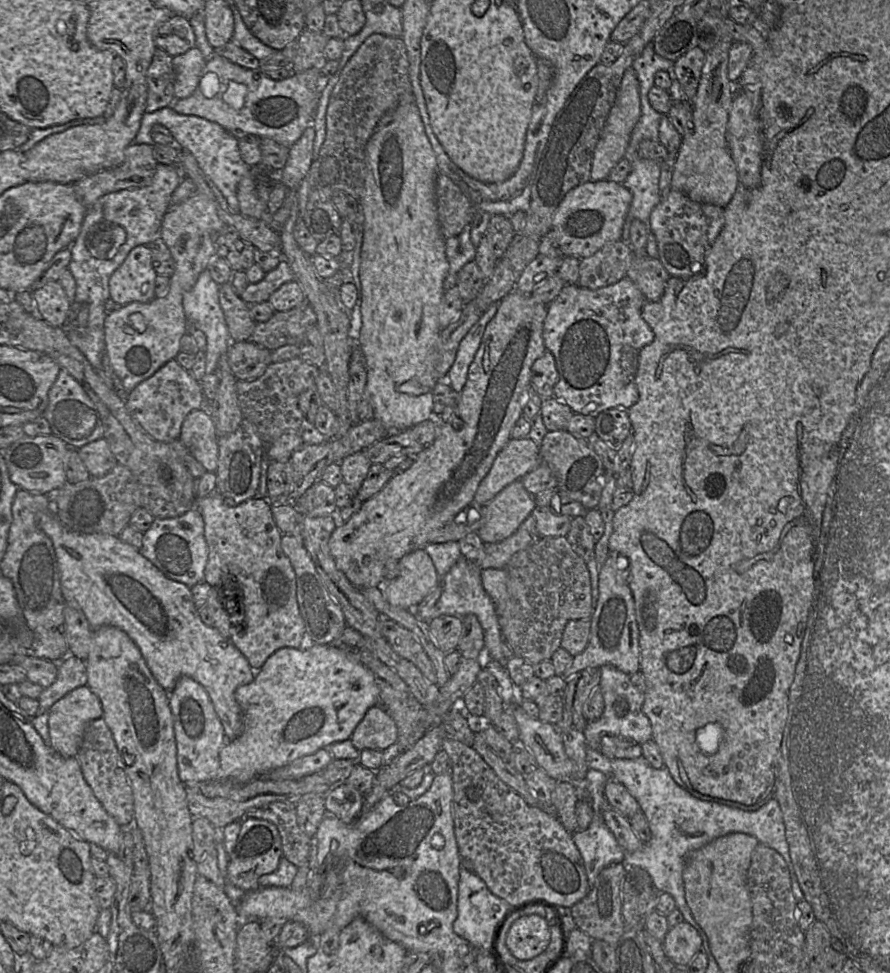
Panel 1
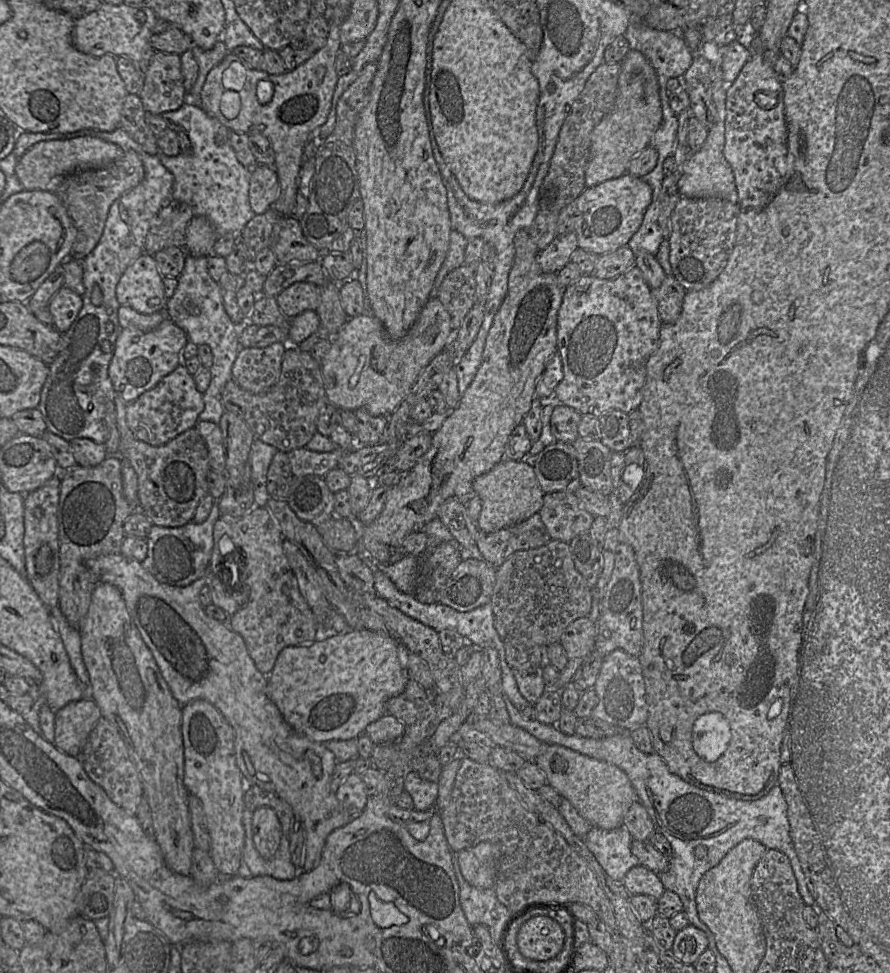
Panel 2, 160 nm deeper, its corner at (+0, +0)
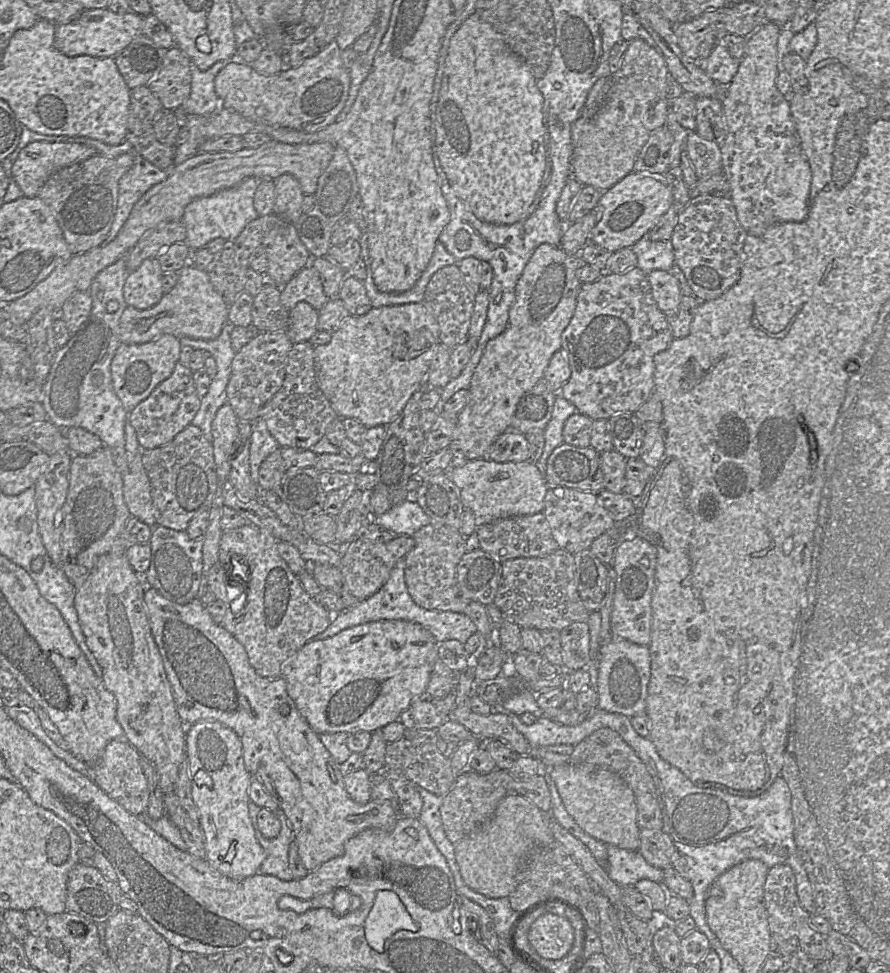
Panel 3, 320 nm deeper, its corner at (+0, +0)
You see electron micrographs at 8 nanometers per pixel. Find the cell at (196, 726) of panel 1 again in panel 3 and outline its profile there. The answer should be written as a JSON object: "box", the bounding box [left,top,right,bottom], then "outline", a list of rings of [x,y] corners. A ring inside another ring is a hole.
{"box":[185,721,266,880],"outline":[[[199,721],[195,724],[187,726],[187,732],[185,737],[185,745],[186,745],[186,757],[188,762],[188,778],[191,785],[191,794],[192,799],[196,805],[197,811],[198,811],[198,820],[200,827],[203,831],[204,838],[205,838],[205,851],[206,851],[206,860],[211,868],[218,871],[220,874],[225,875],[231,879],[235,880],[242,880],[245,878],[248,878],[256,873],[258,873],[259,868],[263,861],[266,858],[266,852],[263,849],[263,847],[259,844],[255,837],[255,830],[249,815],[249,786],[251,782],[251,774],[247,771],[244,760],[243,760],[243,753],[242,753],[242,742],[238,735],[229,727],[221,724],[217,721]],[[200,769],[203,769],[207,772],[207,774],[211,777],[211,787],[207,785],[197,785],[194,781],[194,776],[196,772]]]}

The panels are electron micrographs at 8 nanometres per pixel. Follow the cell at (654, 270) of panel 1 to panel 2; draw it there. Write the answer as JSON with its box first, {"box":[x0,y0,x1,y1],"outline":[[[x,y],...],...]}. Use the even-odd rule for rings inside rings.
{"box":[651,275,686,324],"outline":[[[666,275],[660,287],[651,289],[657,302],[658,313],[664,324],[674,323],[680,316],[686,295],[685,288],[673,275]]]}

